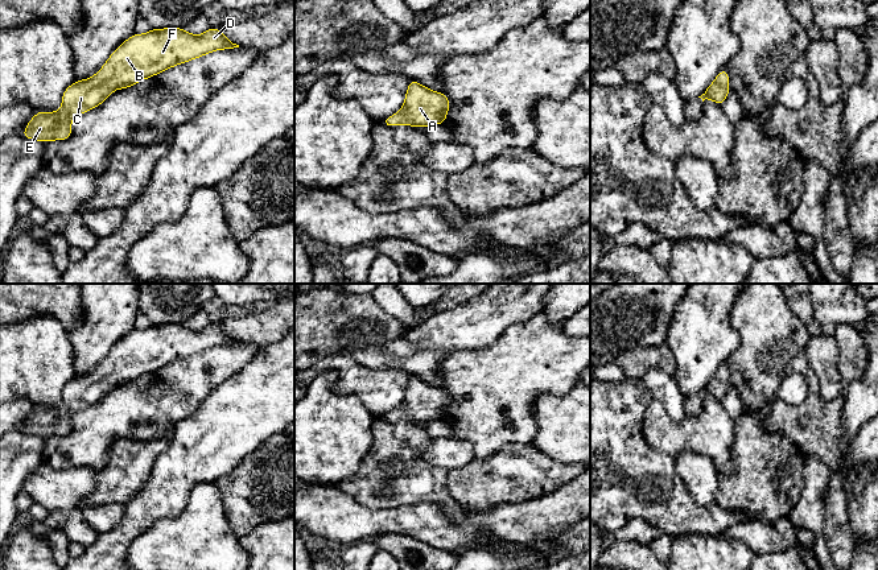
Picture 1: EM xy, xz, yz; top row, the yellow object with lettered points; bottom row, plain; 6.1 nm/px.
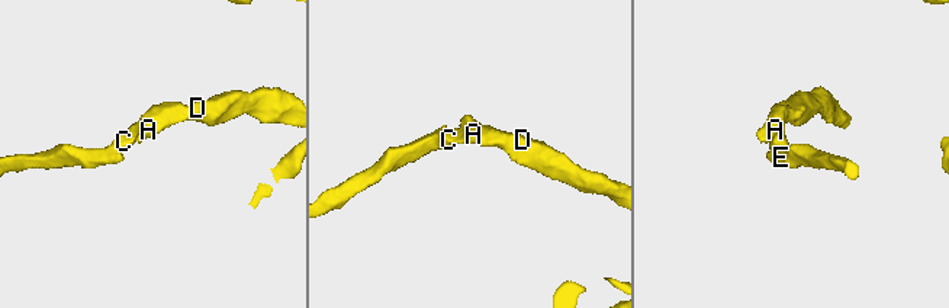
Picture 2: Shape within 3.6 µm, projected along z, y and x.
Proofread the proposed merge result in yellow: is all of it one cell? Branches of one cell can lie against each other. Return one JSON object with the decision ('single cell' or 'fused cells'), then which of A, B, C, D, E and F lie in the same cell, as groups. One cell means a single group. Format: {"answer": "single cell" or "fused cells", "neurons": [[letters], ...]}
{"answer": "single cell", "neurons": [["A", "B", "C", "D", "E", "F"]]}

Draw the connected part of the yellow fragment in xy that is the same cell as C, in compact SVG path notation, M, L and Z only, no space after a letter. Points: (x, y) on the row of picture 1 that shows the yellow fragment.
M211 26L199 36L187 33L180 28L151 29L145 34L133 34L125 40L107 59L104 66L91 78L75 80L62 95L62 108L57 112L36 112L26 124L22 137L42 142L67 140L71 136L71 120L103 103L114 90L127 88L143 79L157 75L176 65L189 62L214 50L239 48L226 34Z

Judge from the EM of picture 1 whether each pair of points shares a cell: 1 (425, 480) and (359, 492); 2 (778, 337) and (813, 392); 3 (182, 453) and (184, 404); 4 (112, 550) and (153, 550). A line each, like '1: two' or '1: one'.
1: one
2: one
3: two
4: two

